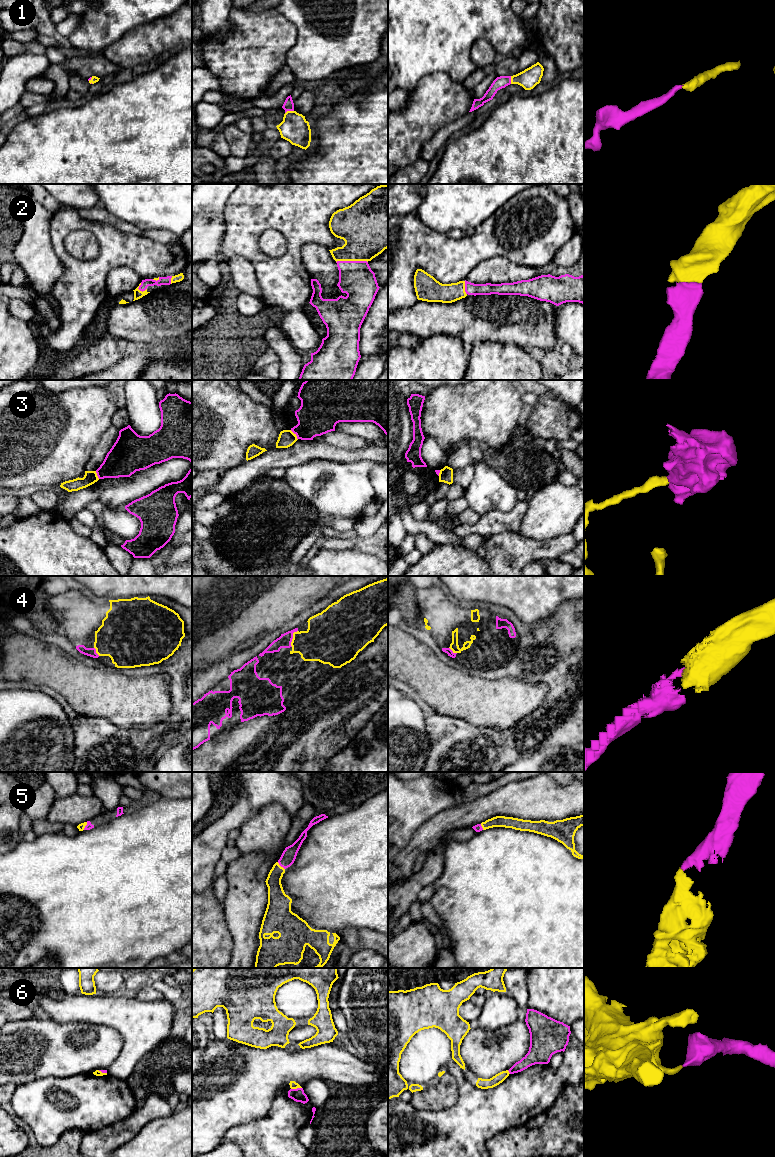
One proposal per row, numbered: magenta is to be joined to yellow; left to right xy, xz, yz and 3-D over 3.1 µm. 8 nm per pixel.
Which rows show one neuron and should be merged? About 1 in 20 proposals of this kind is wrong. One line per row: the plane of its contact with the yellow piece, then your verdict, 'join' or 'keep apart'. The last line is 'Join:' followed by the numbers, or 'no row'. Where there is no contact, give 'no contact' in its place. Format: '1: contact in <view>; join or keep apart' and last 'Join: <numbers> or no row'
1: contact in xz; join
2: contact in xz; join
3: contact in xz; keep apart
4: contact in xz; join
5: contact in xz; join
6: contact in xz; keep apart
Join: 1, 2, 4, 5

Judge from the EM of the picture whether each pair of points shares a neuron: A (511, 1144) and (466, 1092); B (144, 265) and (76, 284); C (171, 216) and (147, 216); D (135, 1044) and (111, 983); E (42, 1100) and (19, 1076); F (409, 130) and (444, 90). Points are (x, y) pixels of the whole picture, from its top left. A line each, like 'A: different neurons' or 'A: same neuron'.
A: different neurons
B: same neuron
C: same neuron
D: different neurons
E: different neurons
F: same neuron

